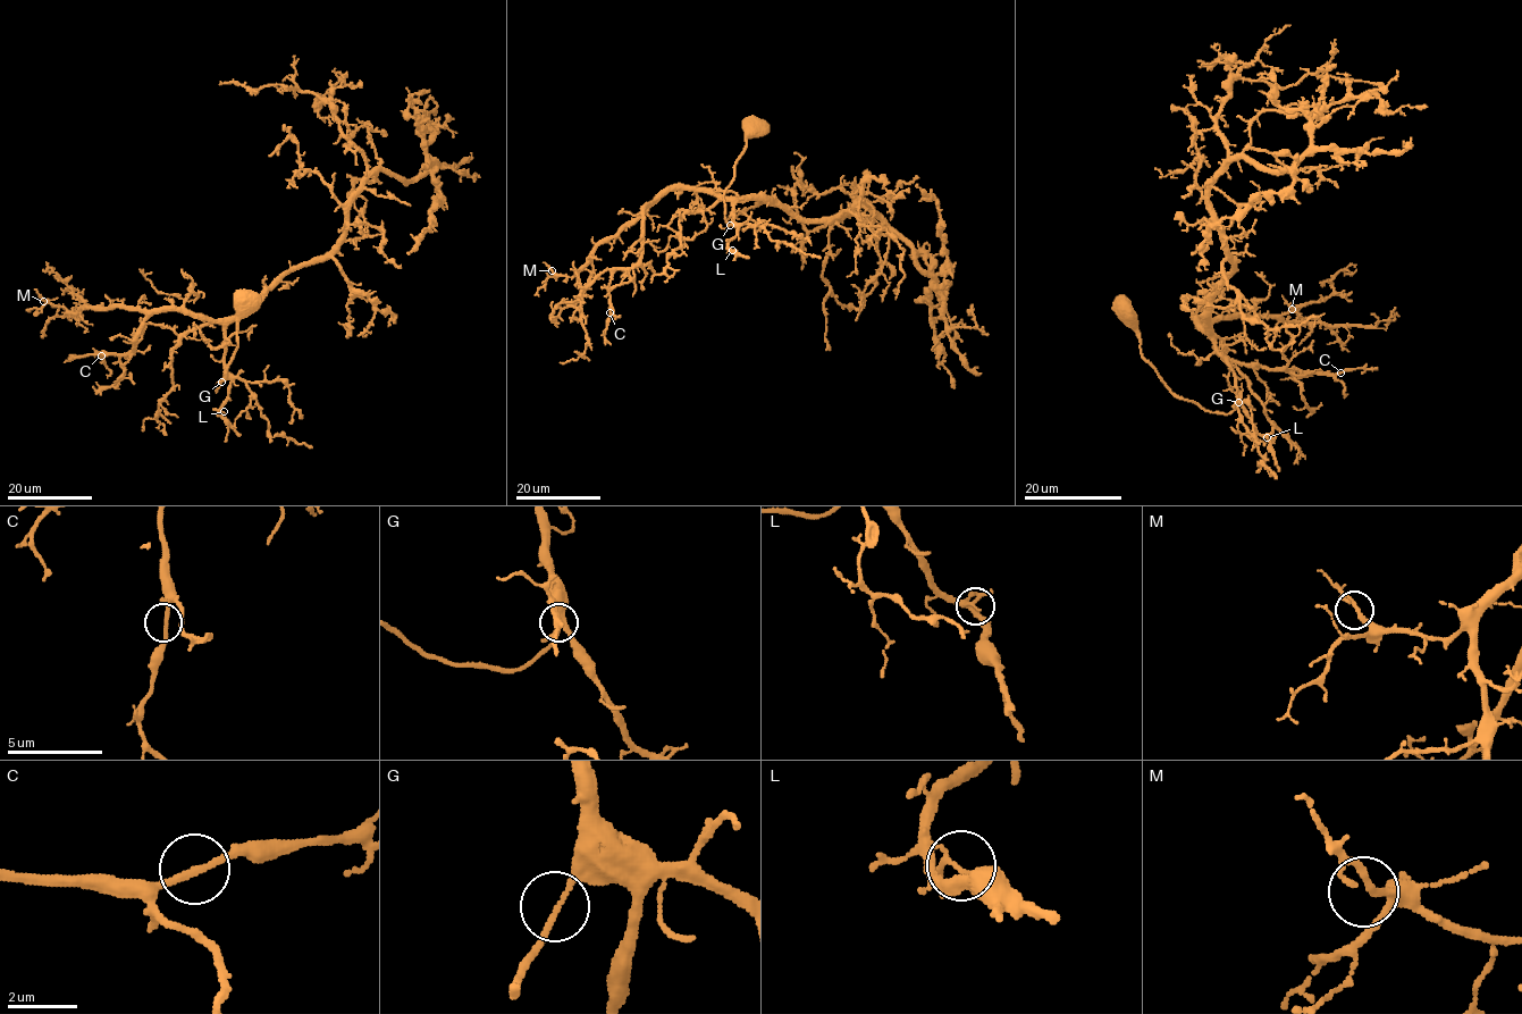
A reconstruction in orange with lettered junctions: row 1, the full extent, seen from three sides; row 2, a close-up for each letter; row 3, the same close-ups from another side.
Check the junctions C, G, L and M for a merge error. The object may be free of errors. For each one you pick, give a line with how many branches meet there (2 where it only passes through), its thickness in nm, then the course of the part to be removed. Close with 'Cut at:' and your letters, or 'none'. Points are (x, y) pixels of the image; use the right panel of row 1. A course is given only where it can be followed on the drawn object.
Cut at: none

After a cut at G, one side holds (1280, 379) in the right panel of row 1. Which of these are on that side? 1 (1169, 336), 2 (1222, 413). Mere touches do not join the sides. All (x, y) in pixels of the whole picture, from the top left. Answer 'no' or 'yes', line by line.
1: yes
2: no

